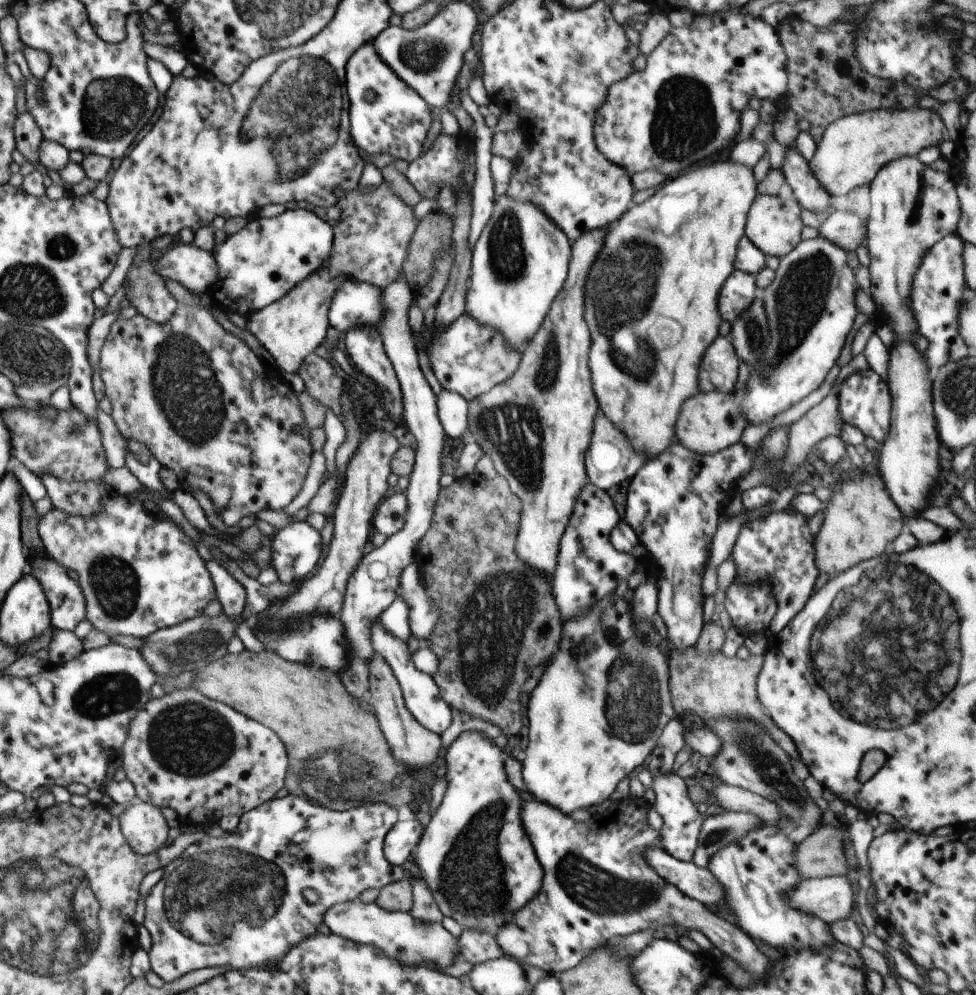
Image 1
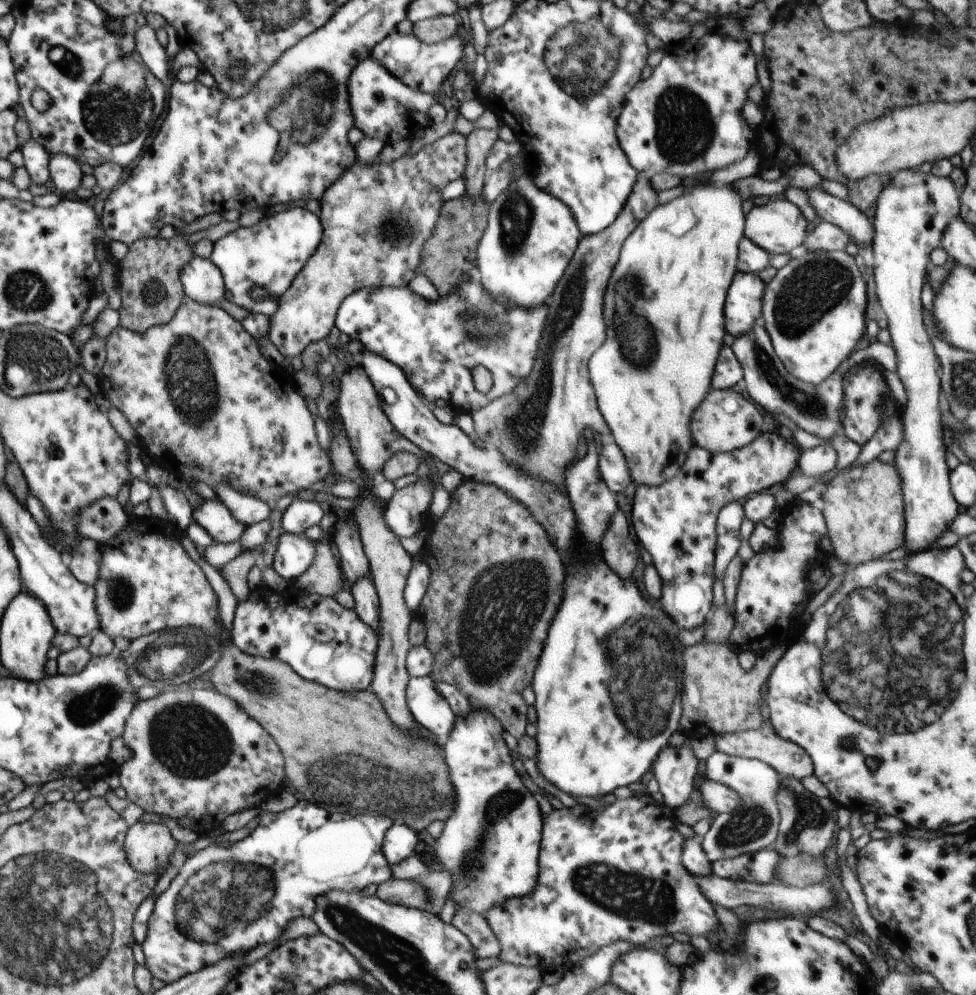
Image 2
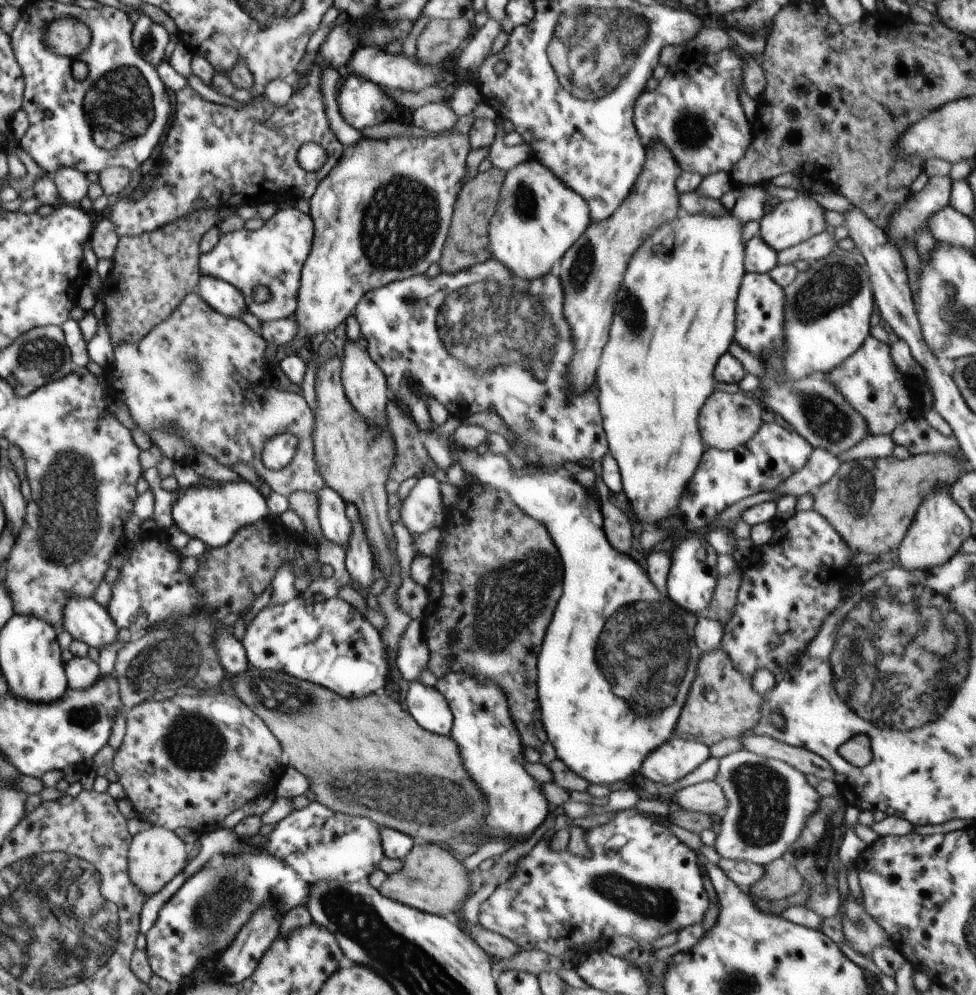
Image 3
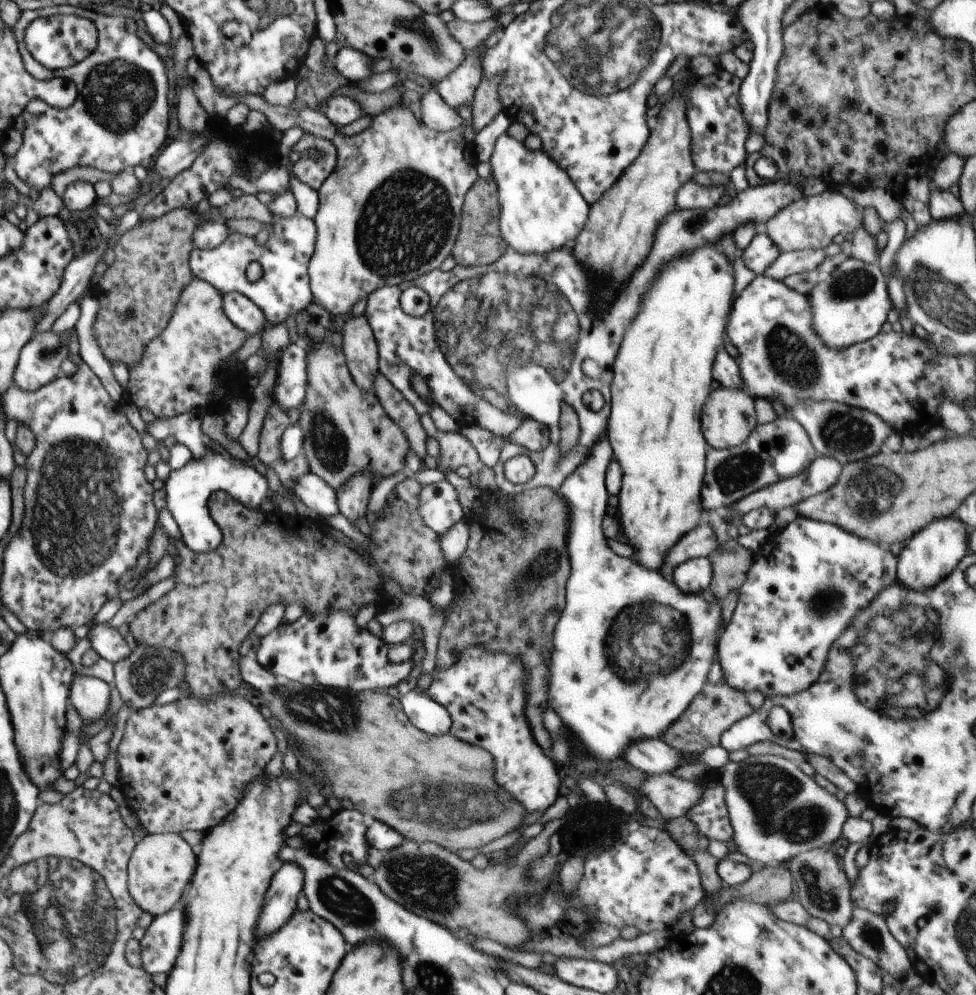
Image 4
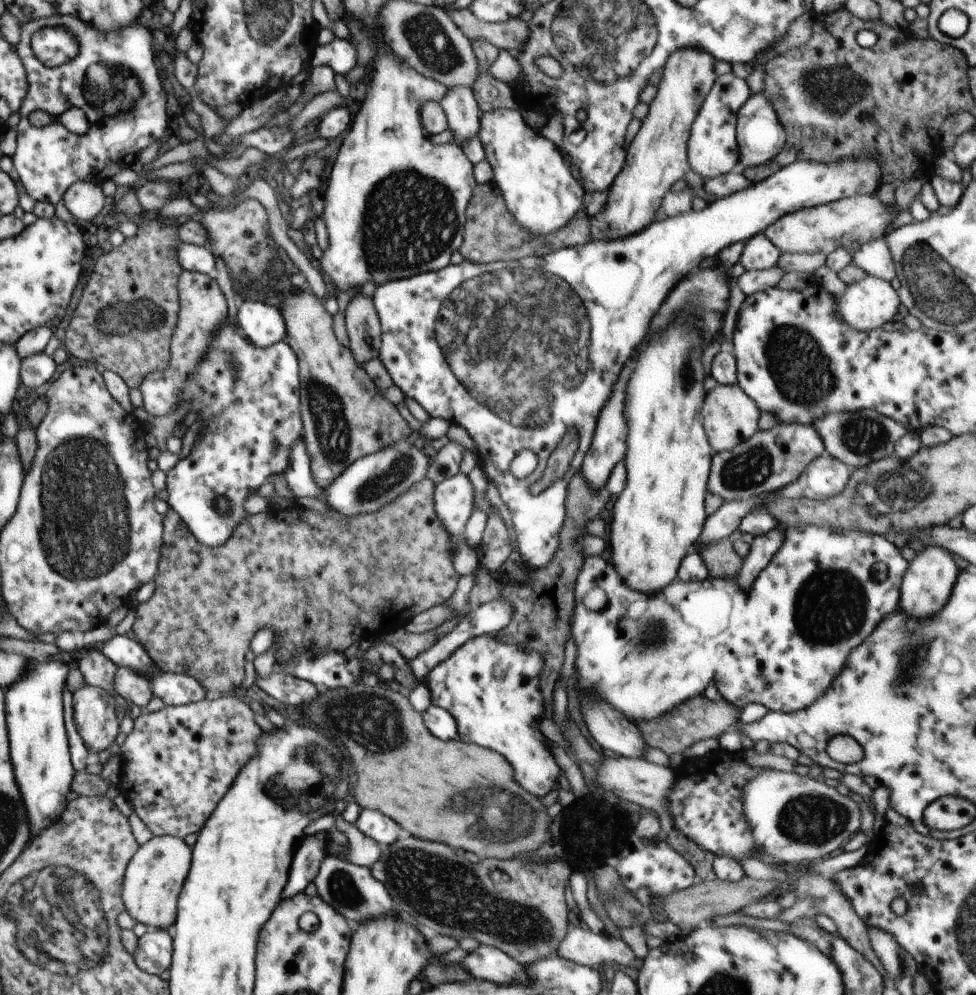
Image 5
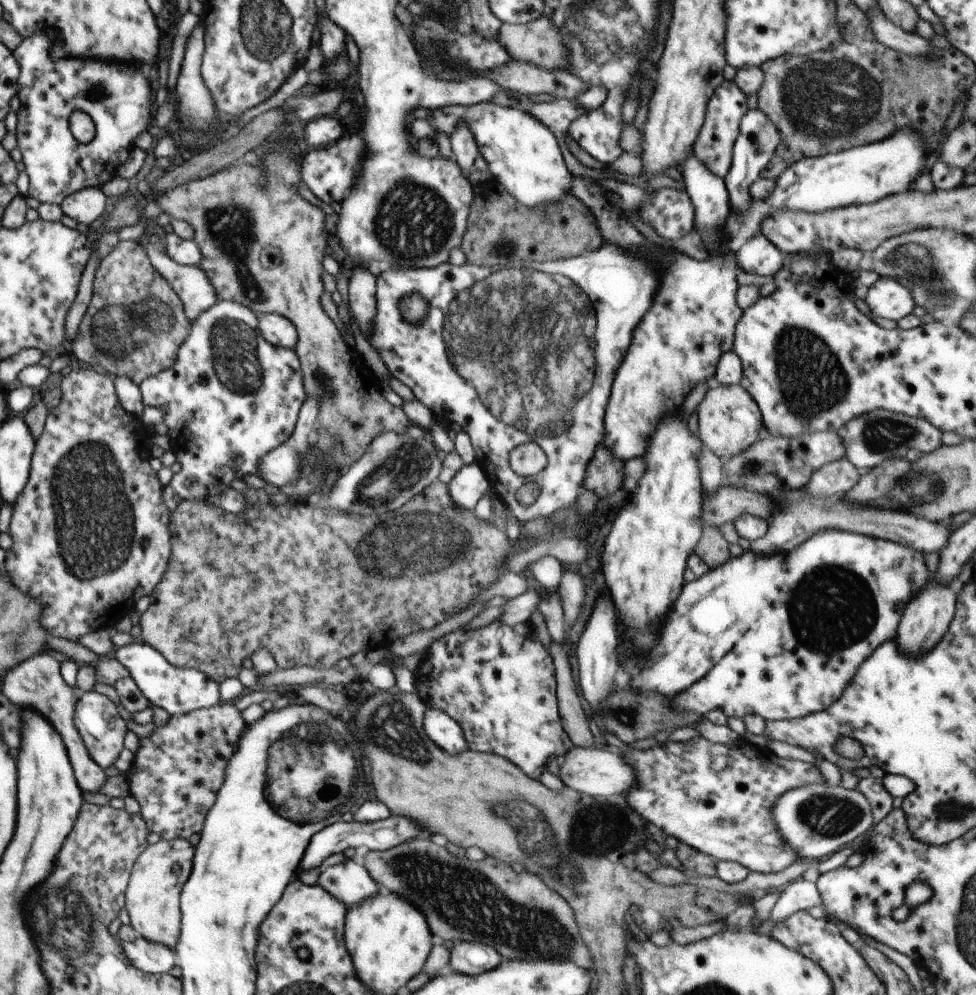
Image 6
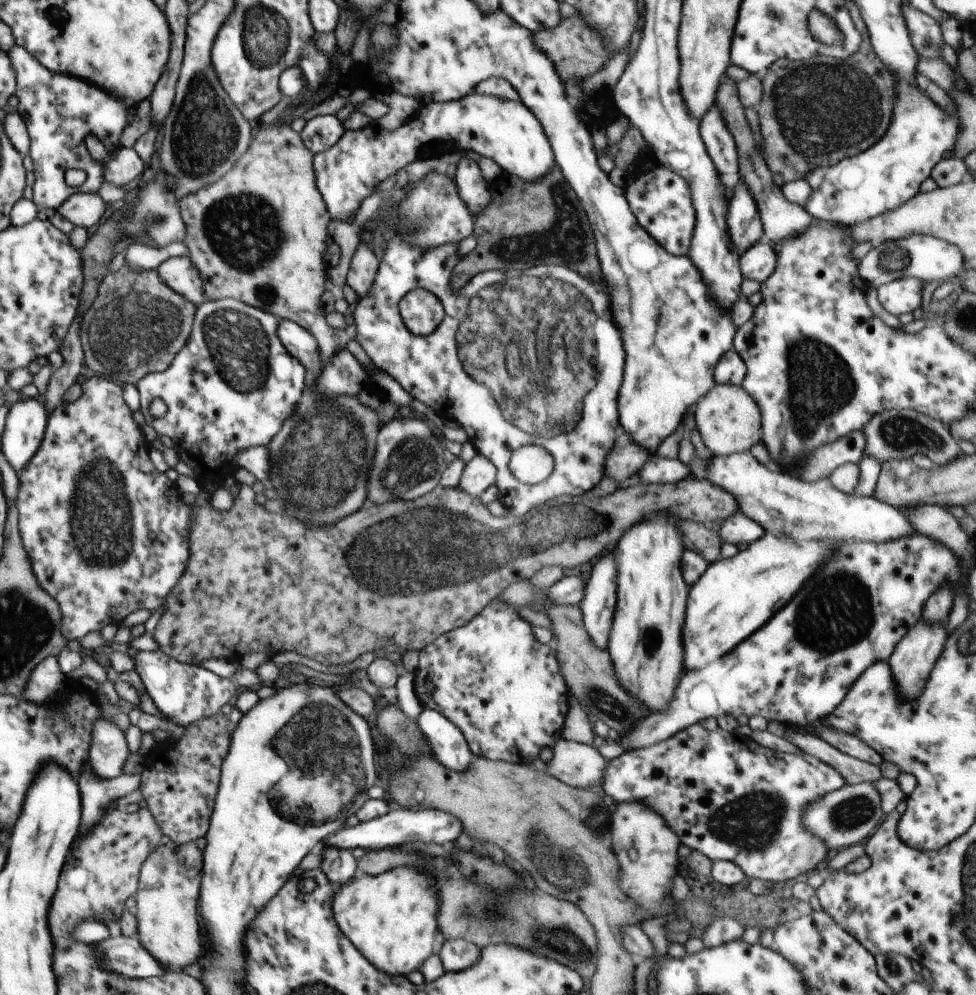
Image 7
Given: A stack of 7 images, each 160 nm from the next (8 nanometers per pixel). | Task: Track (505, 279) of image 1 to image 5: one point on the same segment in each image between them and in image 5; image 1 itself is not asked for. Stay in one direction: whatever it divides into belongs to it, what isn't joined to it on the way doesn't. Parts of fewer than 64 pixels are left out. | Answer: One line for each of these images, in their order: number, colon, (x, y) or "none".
2: (530, 237)
3: (537, 220)
4: (542, 210)
5: (535, 181)

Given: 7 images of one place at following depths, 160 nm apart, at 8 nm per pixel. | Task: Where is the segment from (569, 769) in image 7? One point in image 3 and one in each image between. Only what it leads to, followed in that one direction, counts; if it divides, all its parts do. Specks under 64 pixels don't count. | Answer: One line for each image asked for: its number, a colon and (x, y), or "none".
3: (707, 797)
4: (672, 796)
5: (647, 784)
6: (593, 771)

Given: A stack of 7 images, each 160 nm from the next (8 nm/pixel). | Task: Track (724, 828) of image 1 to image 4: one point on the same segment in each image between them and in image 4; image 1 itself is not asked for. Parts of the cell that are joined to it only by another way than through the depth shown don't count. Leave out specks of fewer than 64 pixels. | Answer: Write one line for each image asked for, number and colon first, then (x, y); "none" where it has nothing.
2: (753, 825)
3: (769, 802)
4: (777, 811)

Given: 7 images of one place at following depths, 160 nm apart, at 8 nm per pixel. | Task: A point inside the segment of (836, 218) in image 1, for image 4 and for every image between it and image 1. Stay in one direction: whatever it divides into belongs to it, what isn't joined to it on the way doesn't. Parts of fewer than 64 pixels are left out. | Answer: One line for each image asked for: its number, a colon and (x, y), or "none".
2: (823, 237)
3: (821, 245)
4: (787, 264)

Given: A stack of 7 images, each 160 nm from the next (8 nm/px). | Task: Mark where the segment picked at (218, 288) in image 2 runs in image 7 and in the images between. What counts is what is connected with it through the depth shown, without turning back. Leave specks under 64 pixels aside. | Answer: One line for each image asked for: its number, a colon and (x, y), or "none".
3: (224, 298)
4: (245, 314)
5: (263, 324)
6: (276, 330)
7: (319, 460)

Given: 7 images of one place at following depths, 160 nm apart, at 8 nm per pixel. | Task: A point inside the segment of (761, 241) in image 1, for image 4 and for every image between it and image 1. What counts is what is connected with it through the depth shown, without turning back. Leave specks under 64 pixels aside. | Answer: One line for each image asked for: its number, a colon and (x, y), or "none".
2: (778, 227)
3: (790, 223)
4: (811, 222)

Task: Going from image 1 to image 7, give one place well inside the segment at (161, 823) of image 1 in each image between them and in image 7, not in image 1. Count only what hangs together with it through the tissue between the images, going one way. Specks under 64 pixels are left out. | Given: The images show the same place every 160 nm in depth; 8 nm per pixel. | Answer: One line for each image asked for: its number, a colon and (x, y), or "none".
2: (148, 846)
3: (156, 855)
4: (162, 864)
5: (153, 880)
6: (152, 898)
7: (167, 914)

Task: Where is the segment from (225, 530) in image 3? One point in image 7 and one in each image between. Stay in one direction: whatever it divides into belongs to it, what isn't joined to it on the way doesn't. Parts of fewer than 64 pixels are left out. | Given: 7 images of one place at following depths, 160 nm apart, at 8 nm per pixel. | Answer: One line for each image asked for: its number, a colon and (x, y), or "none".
4: (188, 488)
5: (248, 396)
6: (231, 397)
7: (231, 387)

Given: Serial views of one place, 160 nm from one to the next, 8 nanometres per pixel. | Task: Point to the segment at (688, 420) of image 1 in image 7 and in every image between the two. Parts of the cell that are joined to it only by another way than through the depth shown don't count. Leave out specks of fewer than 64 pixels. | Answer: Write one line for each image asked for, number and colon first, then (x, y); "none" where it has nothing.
2: (726, 420)
3: (727, 421)
4: (729, 417)
5: (730, 416)
6: (729, 419)
7: (729, 421)

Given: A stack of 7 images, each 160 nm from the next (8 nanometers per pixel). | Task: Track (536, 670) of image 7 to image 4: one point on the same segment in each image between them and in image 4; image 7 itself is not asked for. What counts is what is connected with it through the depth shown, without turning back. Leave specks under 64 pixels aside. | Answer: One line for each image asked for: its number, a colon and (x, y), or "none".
4: (483, 692)
5: (493, 689)
6: (499, 687)

